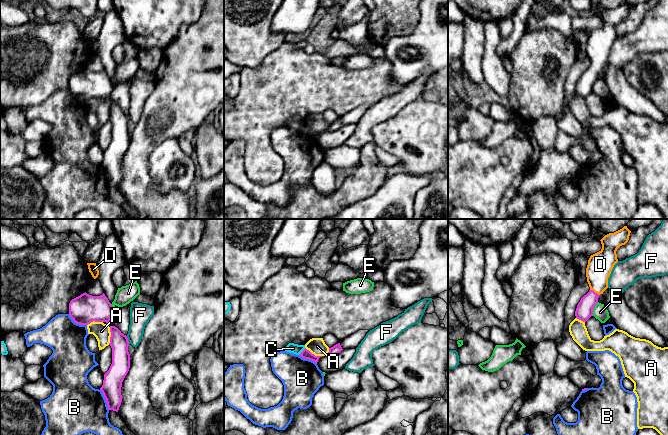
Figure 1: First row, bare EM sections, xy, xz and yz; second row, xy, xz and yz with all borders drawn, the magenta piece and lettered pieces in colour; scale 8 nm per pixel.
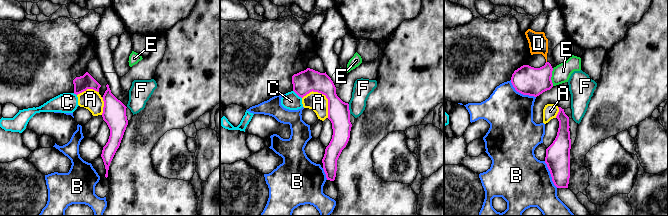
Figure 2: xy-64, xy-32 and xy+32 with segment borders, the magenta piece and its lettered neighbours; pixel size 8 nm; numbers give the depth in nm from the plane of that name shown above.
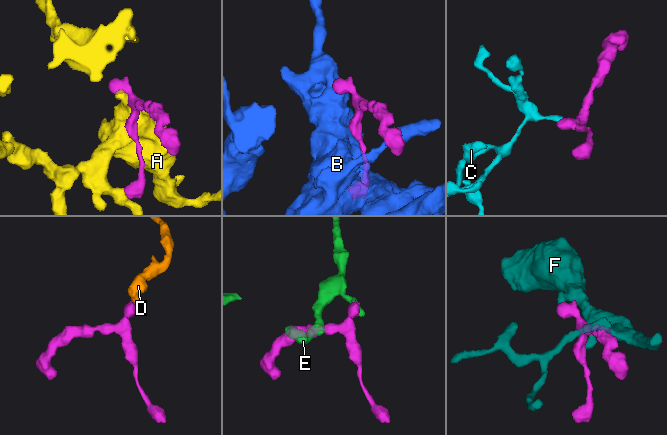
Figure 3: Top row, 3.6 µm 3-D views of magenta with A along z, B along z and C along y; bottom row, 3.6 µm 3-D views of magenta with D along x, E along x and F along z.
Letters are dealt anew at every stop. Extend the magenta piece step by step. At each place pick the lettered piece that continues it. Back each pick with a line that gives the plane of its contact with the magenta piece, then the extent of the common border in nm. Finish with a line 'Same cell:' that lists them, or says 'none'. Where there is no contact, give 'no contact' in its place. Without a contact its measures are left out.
D: meets magenta in yz; contact 90 nm long
Same cell: D

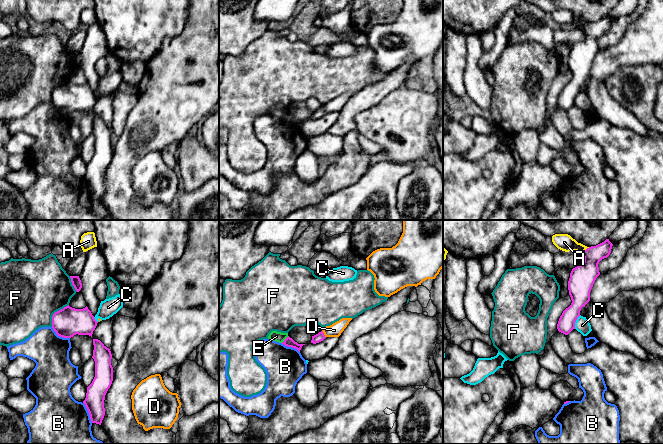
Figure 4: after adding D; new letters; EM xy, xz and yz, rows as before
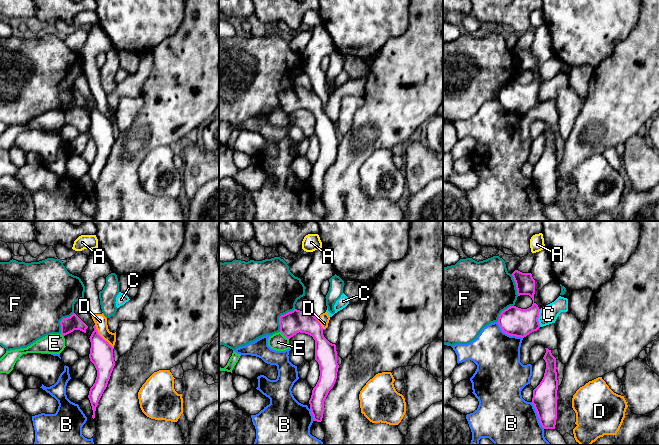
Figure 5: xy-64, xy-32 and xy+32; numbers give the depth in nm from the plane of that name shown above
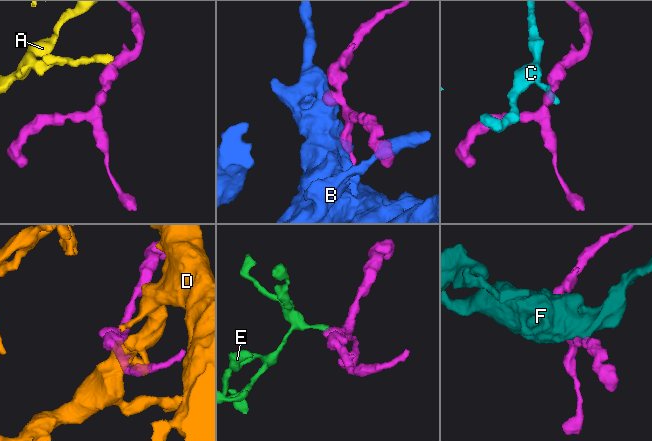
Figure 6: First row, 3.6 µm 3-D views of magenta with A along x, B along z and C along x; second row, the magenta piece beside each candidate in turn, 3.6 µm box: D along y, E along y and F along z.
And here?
Same cell: none

